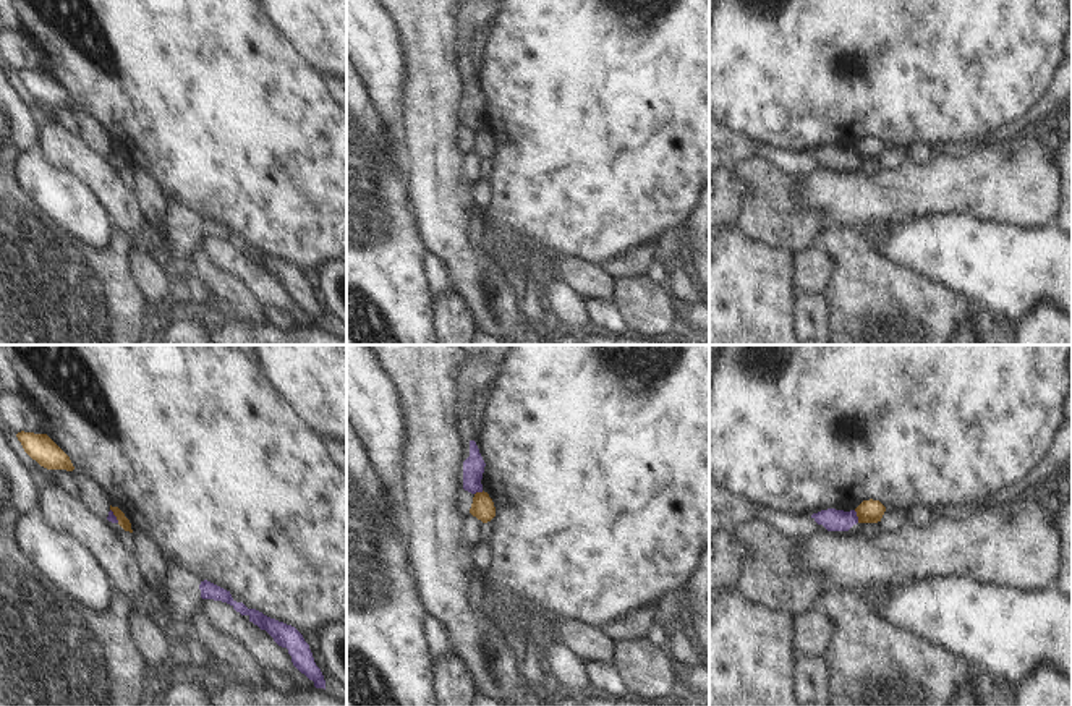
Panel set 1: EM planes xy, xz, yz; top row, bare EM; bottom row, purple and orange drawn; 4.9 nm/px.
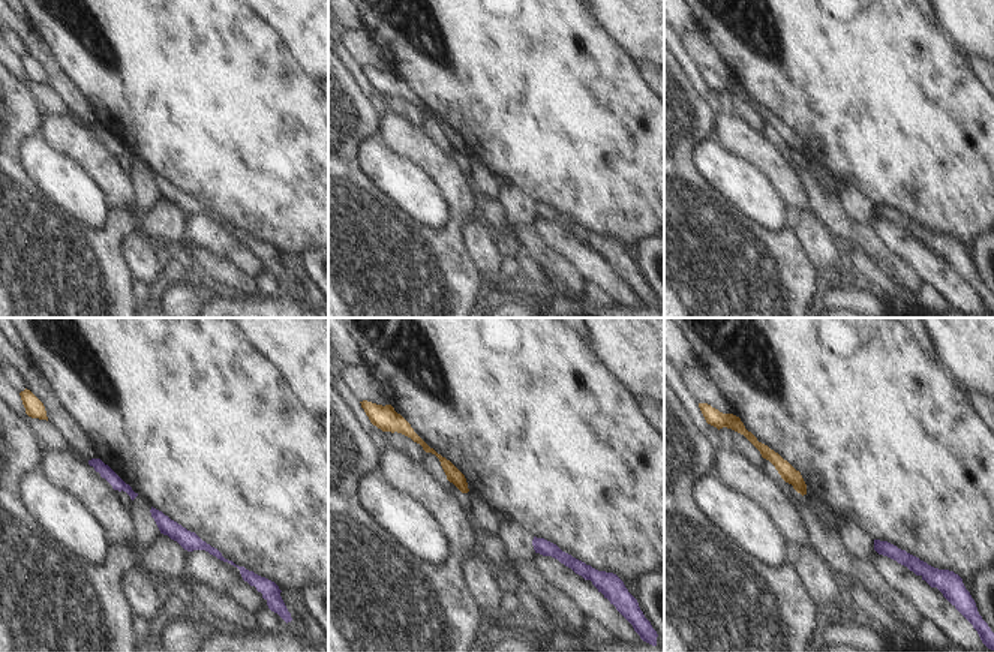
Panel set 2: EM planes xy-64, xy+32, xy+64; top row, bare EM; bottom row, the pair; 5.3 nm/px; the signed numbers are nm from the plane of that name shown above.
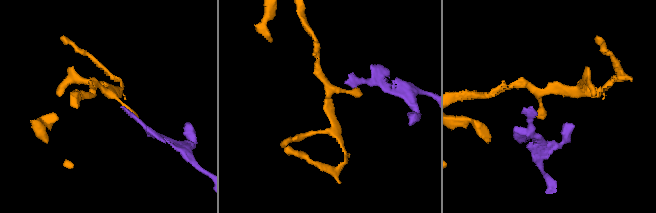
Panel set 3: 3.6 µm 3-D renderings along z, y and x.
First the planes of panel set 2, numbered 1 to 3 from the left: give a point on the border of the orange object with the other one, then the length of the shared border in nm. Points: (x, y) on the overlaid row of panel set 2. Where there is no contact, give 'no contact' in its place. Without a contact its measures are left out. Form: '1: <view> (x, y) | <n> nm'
1: no contact
2: no contact
3: no contact

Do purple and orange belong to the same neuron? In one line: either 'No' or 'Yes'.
No.

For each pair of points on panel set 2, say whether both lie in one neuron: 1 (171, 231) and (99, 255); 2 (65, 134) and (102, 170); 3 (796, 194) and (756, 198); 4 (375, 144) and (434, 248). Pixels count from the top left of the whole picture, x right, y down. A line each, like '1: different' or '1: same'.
1: same
2: same
3: different
4: different

